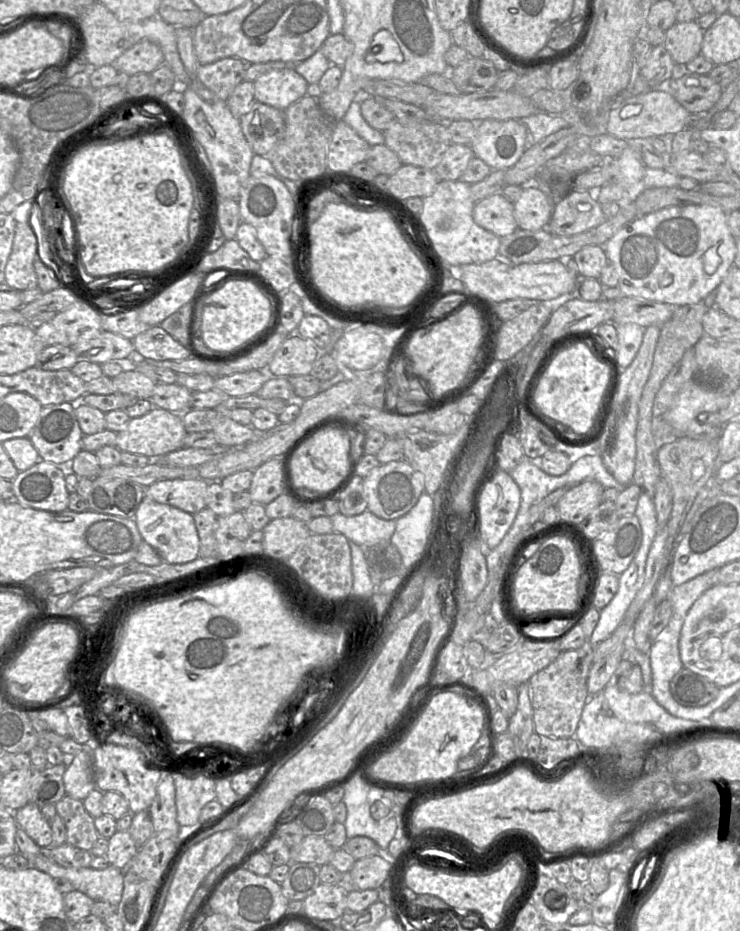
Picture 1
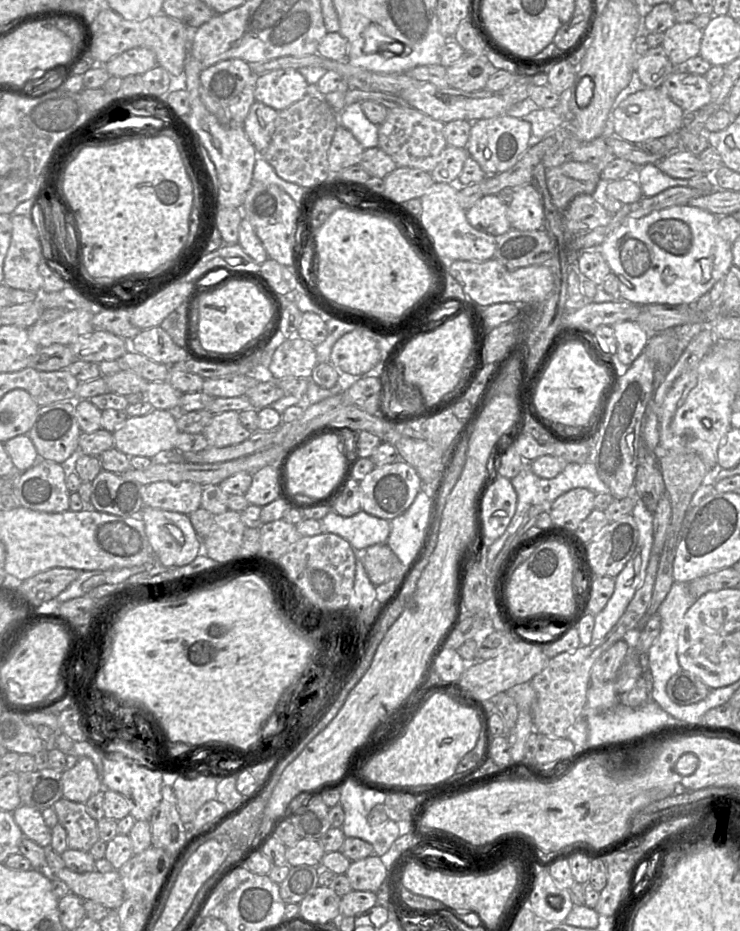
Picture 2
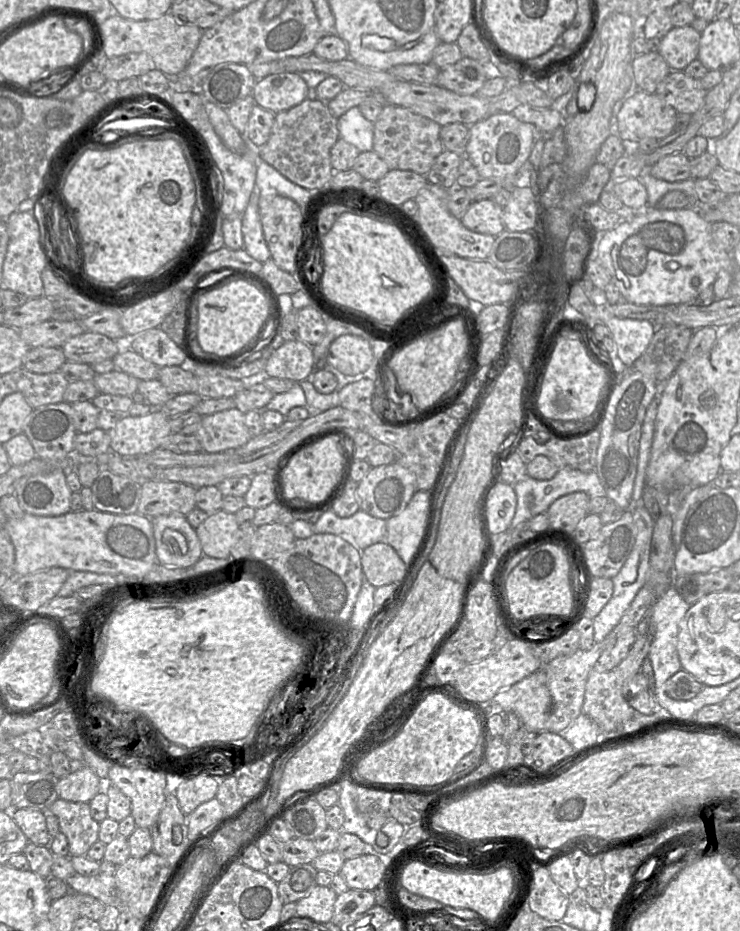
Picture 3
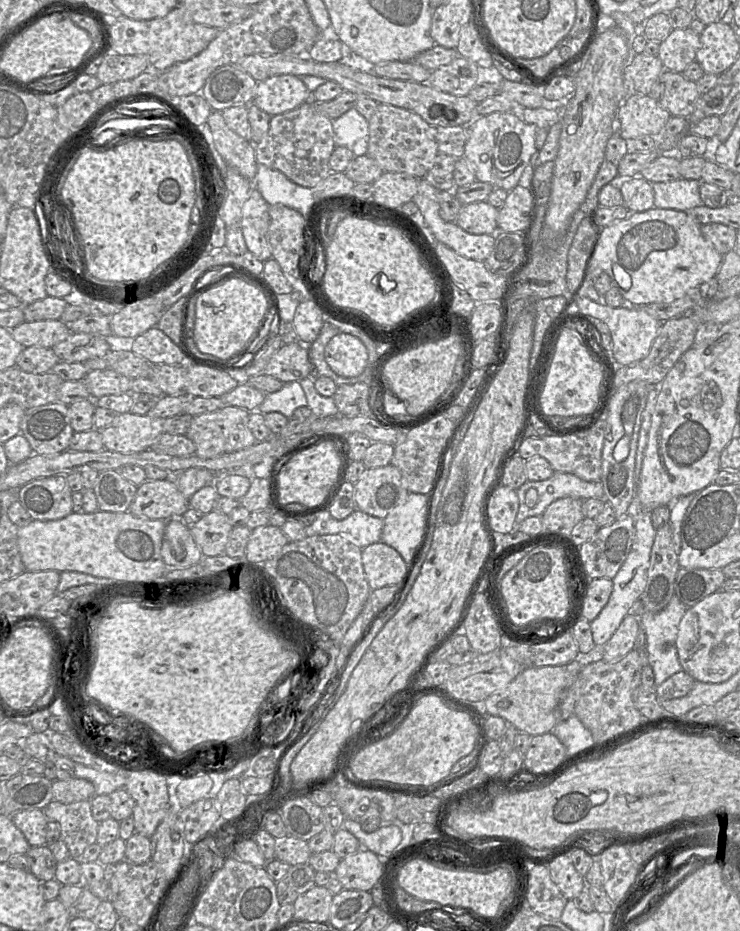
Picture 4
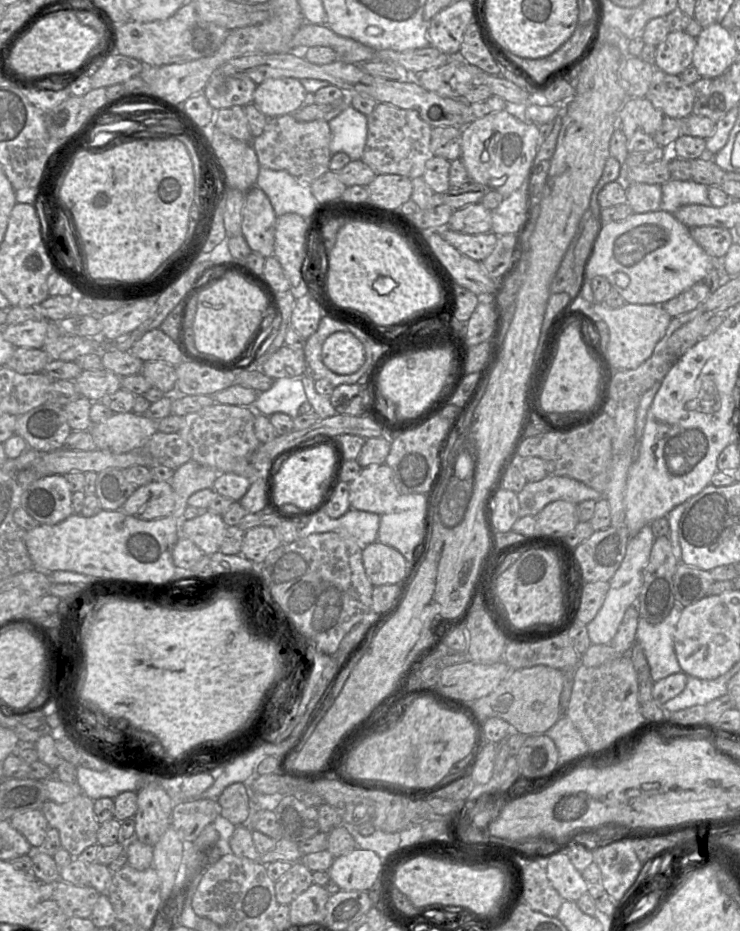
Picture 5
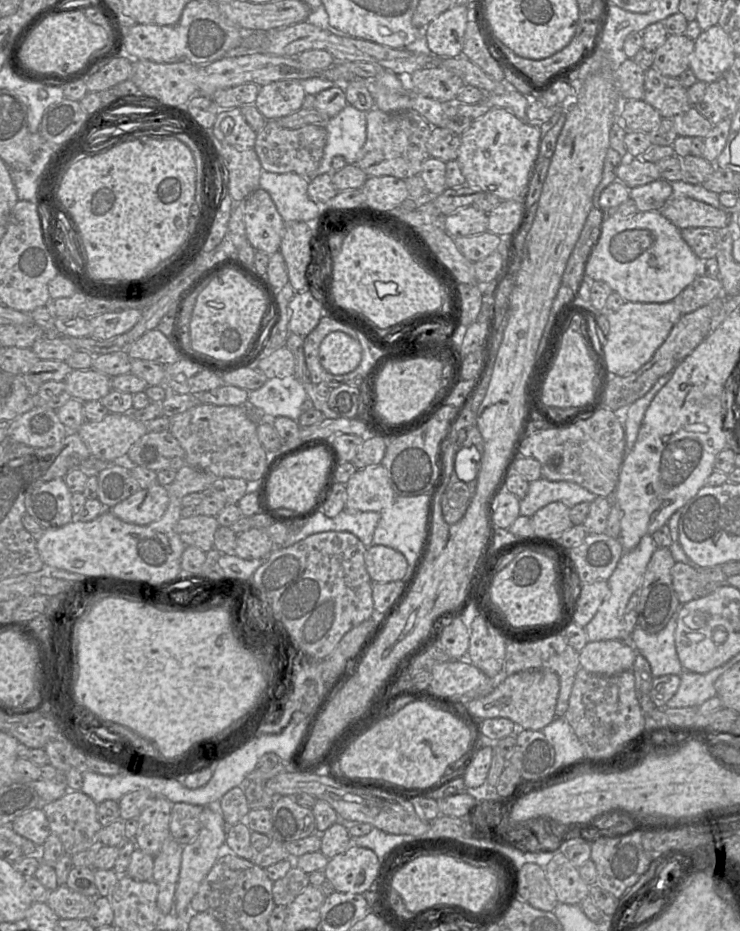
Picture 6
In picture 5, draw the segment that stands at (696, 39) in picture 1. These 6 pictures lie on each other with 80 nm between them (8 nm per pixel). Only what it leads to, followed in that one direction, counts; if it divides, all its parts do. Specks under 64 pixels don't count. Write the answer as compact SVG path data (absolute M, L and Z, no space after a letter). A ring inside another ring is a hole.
M670 31L656 46L655 67L672 75L680 75L692 65L696 38L686 31Z

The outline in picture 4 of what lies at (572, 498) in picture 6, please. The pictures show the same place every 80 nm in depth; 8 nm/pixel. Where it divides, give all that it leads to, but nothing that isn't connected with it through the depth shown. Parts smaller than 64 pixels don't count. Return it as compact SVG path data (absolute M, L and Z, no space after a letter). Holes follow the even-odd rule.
M554 472L550 478L542 481L527 480L516 489L516 493L519 499L519 509L512 531L519 531L520 523L526 518L541 516L545 509L557 499L564 497L581 500L604 499L601 481L585 481L566 472ZM530 488L536 489L538 493L538 501L533 508L527 507L525 503L525 494Z

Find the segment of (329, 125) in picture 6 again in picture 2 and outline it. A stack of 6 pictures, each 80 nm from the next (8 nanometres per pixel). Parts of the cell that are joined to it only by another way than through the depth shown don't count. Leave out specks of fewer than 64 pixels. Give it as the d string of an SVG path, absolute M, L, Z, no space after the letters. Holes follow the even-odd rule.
M361 103L346 106L339 113L339 125L349 130L364 149L378 147L378 126L371 123L361 109Z

